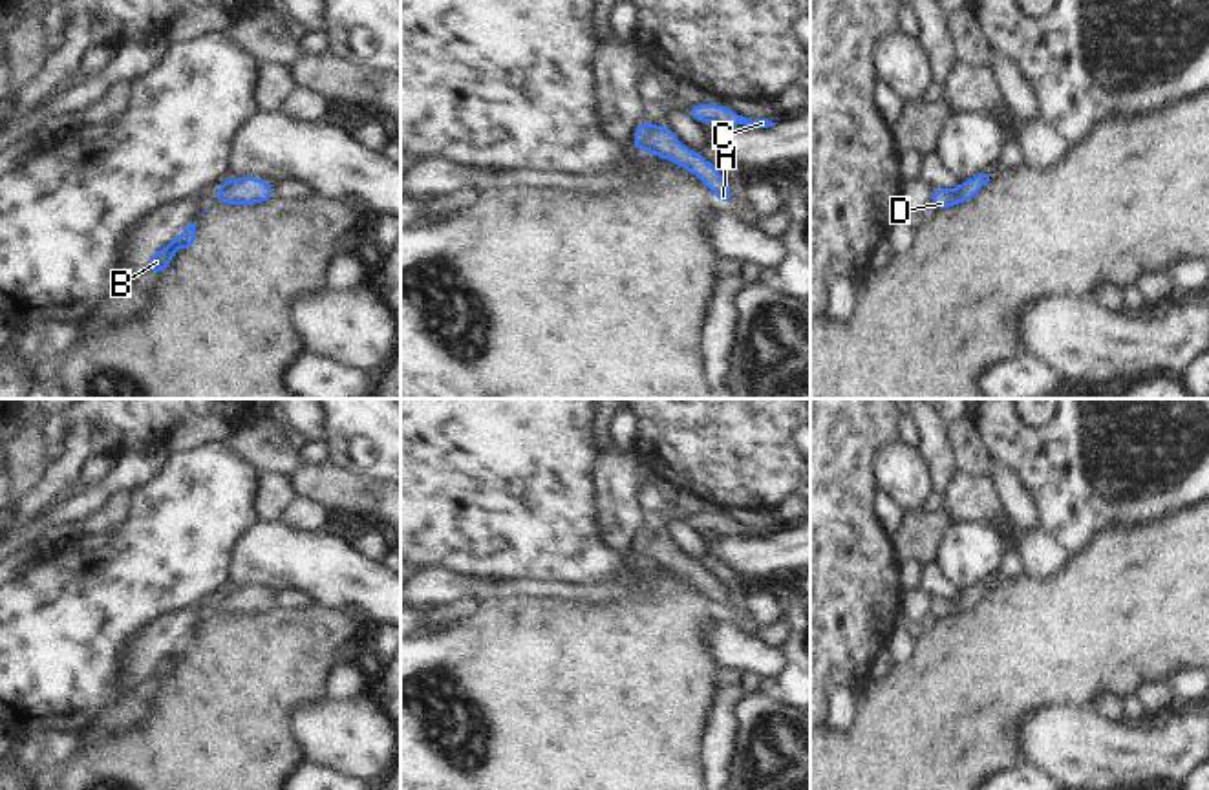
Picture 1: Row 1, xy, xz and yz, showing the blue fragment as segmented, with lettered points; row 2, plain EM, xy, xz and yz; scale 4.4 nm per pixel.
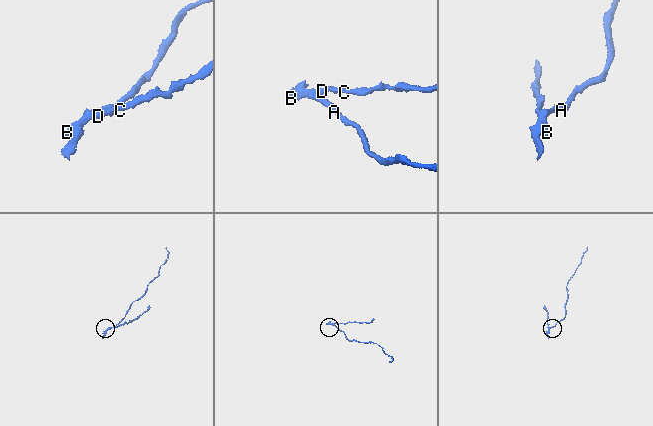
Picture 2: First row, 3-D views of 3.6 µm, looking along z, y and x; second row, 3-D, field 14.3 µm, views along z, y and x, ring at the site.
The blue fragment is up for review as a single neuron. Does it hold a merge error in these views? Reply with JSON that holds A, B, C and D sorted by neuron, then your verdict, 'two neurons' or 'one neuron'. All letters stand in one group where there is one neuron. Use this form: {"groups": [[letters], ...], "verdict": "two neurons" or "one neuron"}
{"groups": [["A", "B", "C", "D"]], "verdict": "one neuron"}

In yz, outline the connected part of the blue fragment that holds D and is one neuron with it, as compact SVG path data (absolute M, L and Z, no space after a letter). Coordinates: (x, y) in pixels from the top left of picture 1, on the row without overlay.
M977 583L968 591L960 591L960 594L951 600L933 596L931 613L935 614L936 622L942 622L953 614L964 614L975 605L979 605L988 591L990 591L988 583Z

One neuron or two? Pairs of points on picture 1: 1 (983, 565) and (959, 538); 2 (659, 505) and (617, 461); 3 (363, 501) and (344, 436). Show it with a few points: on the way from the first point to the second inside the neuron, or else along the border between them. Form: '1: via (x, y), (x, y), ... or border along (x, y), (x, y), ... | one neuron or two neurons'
1: via (977, 558), (964, 545) | one neuron
2: border along (650, 481), (639, 496), (639, 505), (646, 512) | two neurons
3: border along (330, 461), (350, 474), (363, 474), (381, 483) | two neurons

